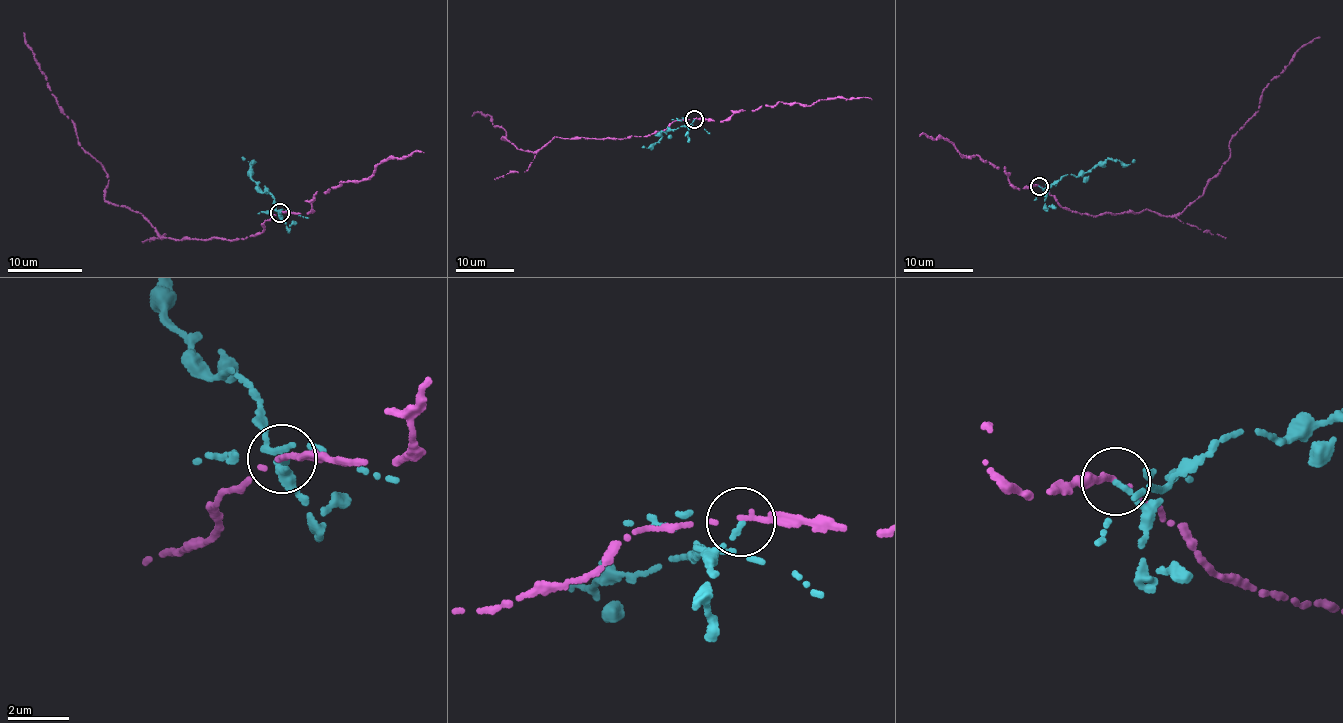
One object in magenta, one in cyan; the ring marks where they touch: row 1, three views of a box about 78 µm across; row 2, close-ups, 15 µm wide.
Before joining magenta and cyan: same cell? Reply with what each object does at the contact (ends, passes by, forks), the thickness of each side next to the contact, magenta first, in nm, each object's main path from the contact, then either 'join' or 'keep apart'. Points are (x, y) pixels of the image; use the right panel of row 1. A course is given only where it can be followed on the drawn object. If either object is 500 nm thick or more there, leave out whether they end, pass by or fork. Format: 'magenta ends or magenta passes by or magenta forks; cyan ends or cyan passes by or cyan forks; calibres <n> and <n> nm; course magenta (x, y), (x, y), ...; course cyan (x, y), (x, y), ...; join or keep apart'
magenta ends; cyan ends; calibres 220 and 160 nm; course magenta (1037, 185), (1081, 215), (1180, 213), (1217, 175), (1229, 144), (1257, 111), (1263, 89), (1320, 37); course cyan (1039, 185), (1046, 190), (1065, 176), (1081, 175), (1111, 160), (1118, 159), (1128, 165), (1135, 160); keep apart

